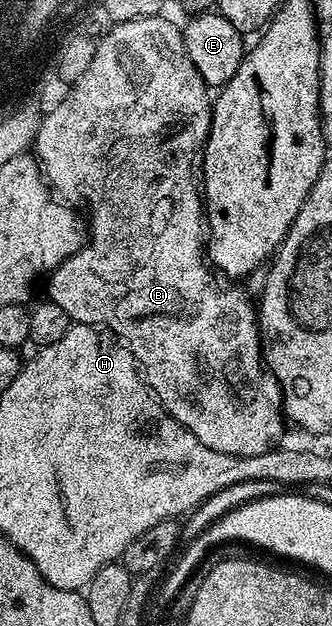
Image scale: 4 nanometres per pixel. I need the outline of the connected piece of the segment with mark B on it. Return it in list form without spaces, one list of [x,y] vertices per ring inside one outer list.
[[[157,16],[154,18],[135,18],[129,22],[115,23],[115,25],[111,27],[113,30],[110,31],[104,39],[101,40],[100,38],[99,41],[96,42],[96,51],[94,52],[94,58],[90,61],[89,68],[87,68],[86,72],[83,72],[80,79],[71,83],[71,85],[67,87],[68,92],[66,91],[63,95],[62,104],[59,105],[54,112],[50,112],[49,115],[45,116],[45,120],[42,123],[42,128],[39,128],[36,133],[34,157],[39,165],[41,174],[44,175],[45,182],[48,183],[49,187],[51,187],[51,189],[55,191],[55,193],[59,195],[65,203],[76,204],[72,202],[76,202],[79,198],[81,198],[81,200],[88,205],[86,222],[90,227],[90,237],[87,239],[86,245],[84,245],[84,247],[81,248],[77,254],[71,254],[71,256],[69,256],[69,258],[67,258],[61,266],[57,266],[55,270],[51,271],[49,278],[52,279],[48,282],[47,297],[54,304],[58,304],[58,308],[62,308],[62,312],[66,312],[69,319],[71,319],[73,323],[83,324],[85,326],[102,326],[111,330],[117,338],[121,339],[131,354],[135,356],[137,363],[139,363],[142,367],[143,381],[146,383],[147,389],[151,391],[151,393],[152,390],[156,393],[153,394],[155,401],[159,402],[160,405],[163,406],[164,411],[166,411],[166,413],[168,413],[168,415],[170,415],[174,420],[178,420],[178,424],[182,424],[190,432],[194,432],[194,436],[198,436],[198,440],[202,440],[202,444],[206,448],[214,448],[214,452],[226,452],[227,454],[237,454],[238,456],[254,456],[255,454],[261,454],[262,452],[273,449],[273,447],[279,443],[276,441],[283,436],[286,422],[282,417],[281,407],[277,405],[277,403],[275,406],[275,404],[272,403],[266,395],[264,395],[264,390],[260,387],[260,381],[263,380],[265,371],[262,369],[262,343],[260,341],[260,323],[258,321],[257,307],[254,305],[253,299],[251,302],[250,299],[244,298],[243,292],[236,287],[239,285],[224,284],[228,286],[219,286],[219,284],[216,283],[217,275],[214,273],[213,267],[210,265],[206,257],[206,226],[202,221],[202,151],[204,148],[204,142],[208,139],[208,133],[210,132],[210,124],[212,123],[212,103],[214,98],[210,93],[210,87],[208,87],[202,80],[202,76],[198,70],[194,68],[194,64],[186,52],[186,48],[184,47],[184,35],[181,27],[179,25],[175,26],[170,19],[164,17],[165,16]]]

